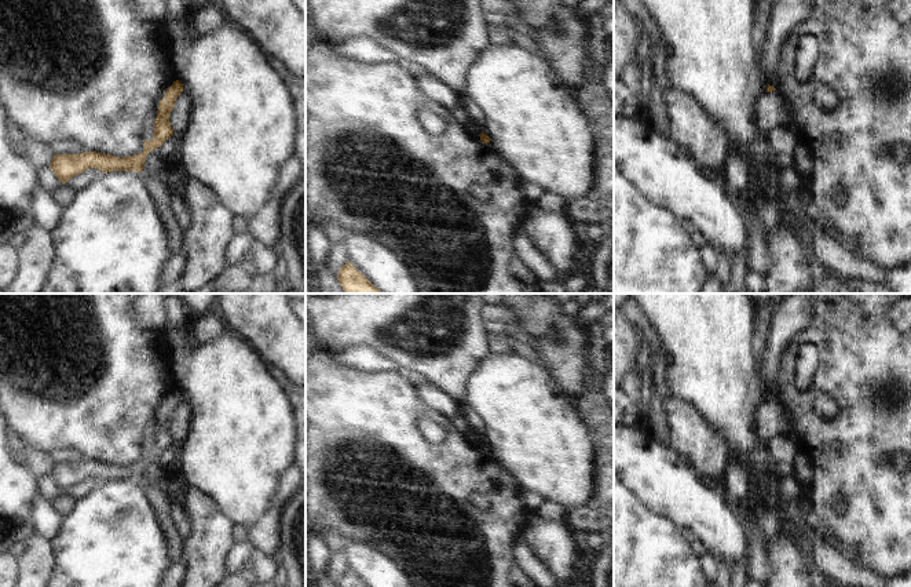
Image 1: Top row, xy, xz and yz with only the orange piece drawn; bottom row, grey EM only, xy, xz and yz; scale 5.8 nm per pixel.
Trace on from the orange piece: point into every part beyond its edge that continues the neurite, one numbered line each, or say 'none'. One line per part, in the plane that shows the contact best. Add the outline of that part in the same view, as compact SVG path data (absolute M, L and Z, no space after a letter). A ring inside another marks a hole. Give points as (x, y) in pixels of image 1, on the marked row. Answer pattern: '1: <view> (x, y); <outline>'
none

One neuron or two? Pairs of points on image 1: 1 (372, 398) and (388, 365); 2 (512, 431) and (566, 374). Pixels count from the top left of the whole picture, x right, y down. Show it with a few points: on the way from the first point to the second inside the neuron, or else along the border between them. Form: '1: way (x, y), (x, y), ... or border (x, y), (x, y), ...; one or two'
1: border (354, 368), (359, 371), (397, 372); two
2: border (540, 367), (571, 400); two

